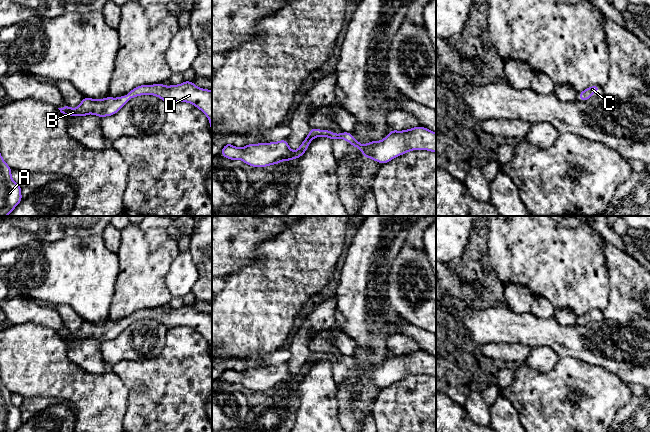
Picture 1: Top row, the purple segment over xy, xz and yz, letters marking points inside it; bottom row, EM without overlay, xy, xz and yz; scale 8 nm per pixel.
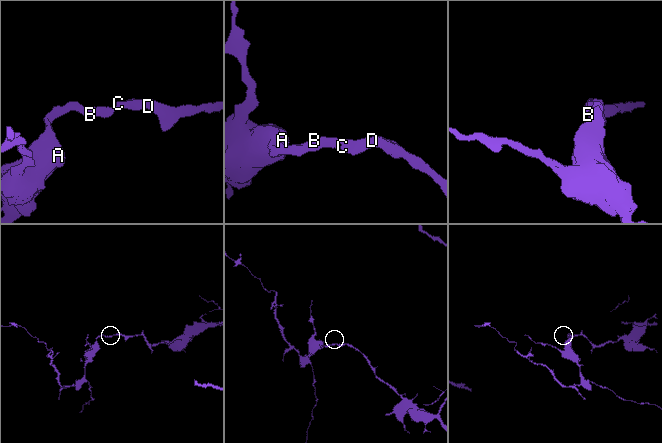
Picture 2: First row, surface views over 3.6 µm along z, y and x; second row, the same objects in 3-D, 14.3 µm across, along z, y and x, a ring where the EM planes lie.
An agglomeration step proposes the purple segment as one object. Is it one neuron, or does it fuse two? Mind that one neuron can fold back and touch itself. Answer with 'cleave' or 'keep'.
keep

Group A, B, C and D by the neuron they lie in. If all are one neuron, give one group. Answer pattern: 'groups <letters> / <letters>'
groups A B C D

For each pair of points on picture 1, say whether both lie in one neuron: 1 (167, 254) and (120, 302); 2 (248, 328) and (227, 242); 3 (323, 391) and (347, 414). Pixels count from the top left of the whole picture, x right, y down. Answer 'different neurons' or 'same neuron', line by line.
1: same neuron
2: different neurons
3: different neurons

